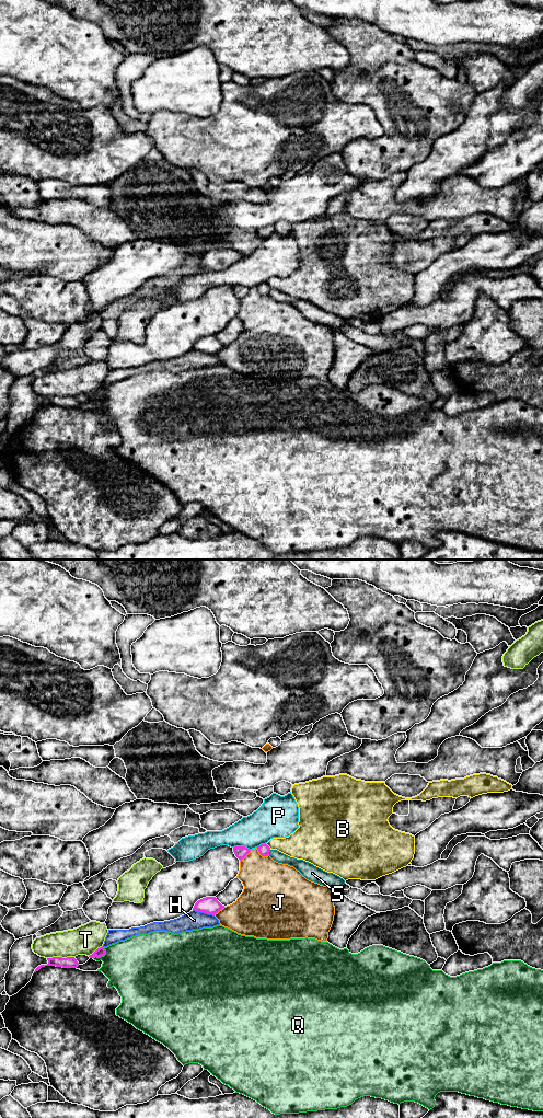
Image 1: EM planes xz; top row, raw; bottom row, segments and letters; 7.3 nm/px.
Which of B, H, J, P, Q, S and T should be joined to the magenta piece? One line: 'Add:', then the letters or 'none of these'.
Add: none of these

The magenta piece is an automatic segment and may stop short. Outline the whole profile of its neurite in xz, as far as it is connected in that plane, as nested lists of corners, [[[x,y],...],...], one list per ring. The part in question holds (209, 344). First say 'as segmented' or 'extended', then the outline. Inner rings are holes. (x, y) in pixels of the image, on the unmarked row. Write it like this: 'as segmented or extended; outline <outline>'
as segmented; outline [[[206,336],[198,339],[193,349],[215,355],[223,347],[224,345],[222,345],[216,336]]]

